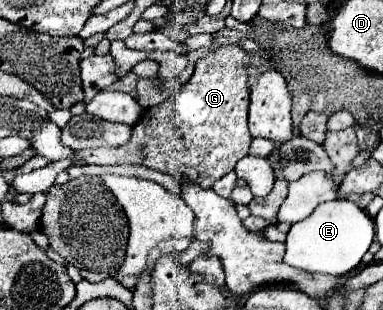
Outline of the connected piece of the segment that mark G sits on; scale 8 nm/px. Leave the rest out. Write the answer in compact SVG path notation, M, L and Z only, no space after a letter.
M223 45L209 51L205 57L197 59L195 71L191 79L181 85L181 89L169 97L167 101L159 103L157 107L147 109L141 119L133 125L133 135L123 147L105 147L105 149L87 149L77 151L79 159L85 159L87 165L123 165L123 163L137 163L149 169L157 169L169 173L173 177L187 177L201 187L213 187L217 179L233 171L235 163L247 155L251 135L247 131L247 107L249 107L249 71L251 69L267 69L269 63L259 55L245 51L237 45Z

